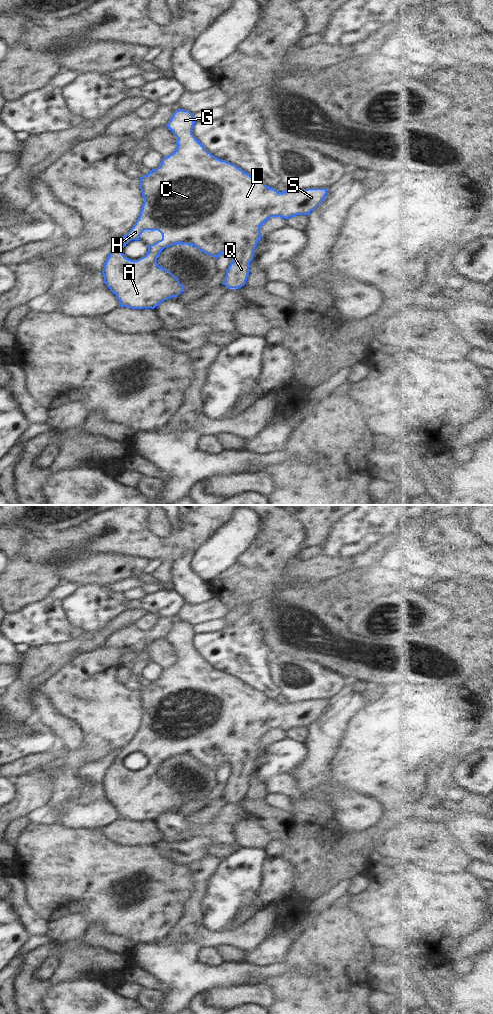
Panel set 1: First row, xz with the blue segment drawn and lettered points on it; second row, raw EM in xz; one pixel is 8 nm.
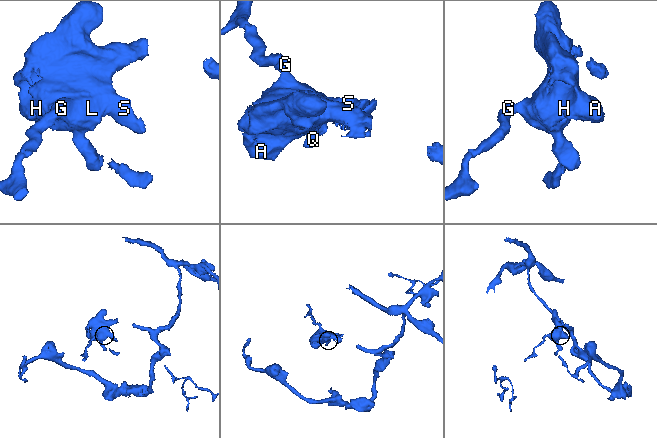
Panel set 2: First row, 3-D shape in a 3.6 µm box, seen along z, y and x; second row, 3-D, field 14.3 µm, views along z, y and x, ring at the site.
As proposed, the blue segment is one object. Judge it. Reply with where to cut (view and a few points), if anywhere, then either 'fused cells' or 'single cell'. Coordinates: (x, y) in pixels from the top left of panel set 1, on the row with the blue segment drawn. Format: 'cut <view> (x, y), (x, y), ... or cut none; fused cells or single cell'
cut none; single cell

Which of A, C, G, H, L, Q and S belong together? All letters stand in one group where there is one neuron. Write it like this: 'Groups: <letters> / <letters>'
Groups: A C G H L Q S

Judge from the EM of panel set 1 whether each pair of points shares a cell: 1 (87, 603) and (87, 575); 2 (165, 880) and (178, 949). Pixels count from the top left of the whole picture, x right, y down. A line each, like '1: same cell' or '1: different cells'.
1: different cells
2: different cells

